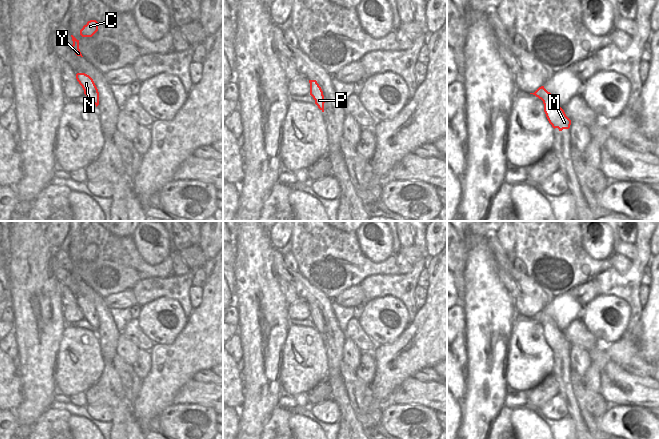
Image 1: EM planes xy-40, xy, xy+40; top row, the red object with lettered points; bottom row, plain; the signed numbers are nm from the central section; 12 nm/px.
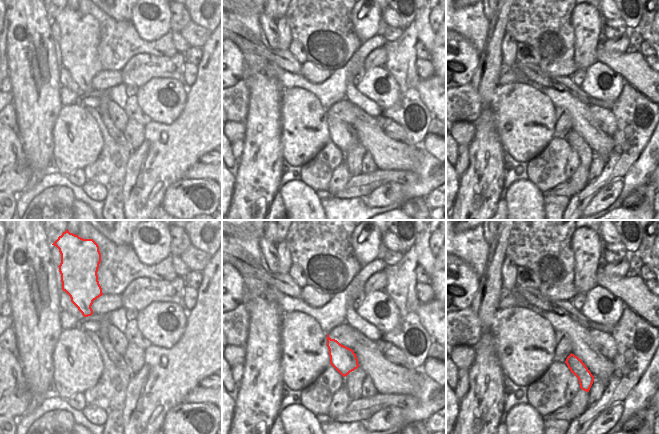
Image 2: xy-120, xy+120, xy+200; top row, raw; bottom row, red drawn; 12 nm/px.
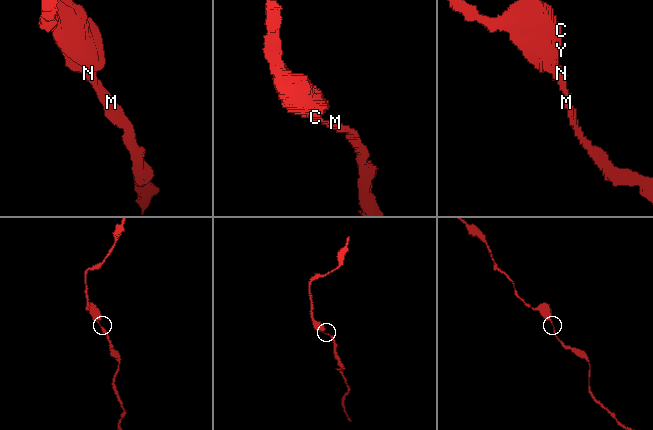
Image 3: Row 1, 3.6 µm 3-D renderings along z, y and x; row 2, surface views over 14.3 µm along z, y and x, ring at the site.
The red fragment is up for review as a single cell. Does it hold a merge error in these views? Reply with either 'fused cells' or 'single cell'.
single cell

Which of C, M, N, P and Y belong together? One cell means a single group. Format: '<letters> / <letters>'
C M N P Y

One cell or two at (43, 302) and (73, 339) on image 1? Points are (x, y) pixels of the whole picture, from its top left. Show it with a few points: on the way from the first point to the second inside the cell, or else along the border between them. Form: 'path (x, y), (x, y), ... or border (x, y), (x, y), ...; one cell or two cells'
border (67, 324), (57, 351); two cells

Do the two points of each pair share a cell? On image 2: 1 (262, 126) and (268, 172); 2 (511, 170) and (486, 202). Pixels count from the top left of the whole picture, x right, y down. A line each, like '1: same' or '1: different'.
1: same
2: different

